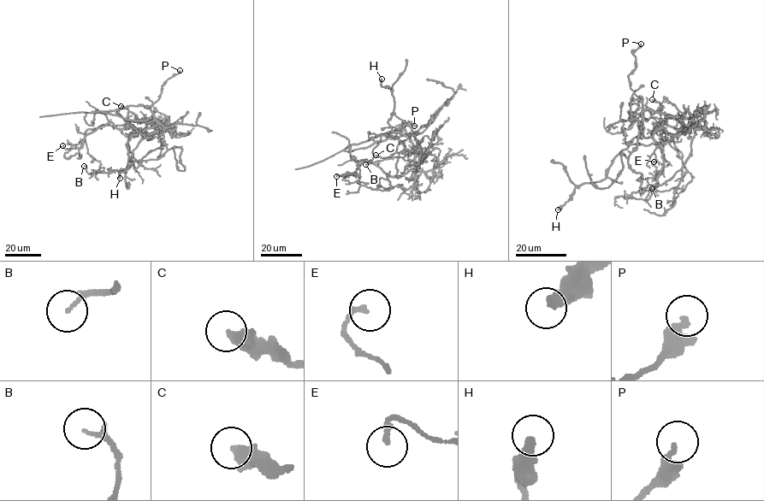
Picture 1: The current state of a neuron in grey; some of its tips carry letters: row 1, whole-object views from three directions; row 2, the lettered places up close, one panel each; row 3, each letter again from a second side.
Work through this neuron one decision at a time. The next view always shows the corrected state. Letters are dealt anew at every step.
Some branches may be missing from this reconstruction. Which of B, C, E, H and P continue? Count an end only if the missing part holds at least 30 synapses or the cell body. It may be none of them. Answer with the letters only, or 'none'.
none

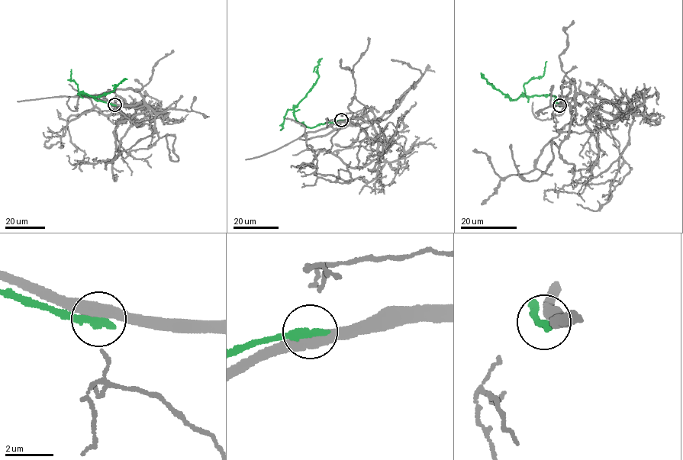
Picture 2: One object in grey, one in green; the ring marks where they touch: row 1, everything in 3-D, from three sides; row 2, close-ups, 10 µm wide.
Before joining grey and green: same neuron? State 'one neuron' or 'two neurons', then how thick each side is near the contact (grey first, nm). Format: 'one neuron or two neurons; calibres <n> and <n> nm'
two neurons; calibres 480 and 360 nm

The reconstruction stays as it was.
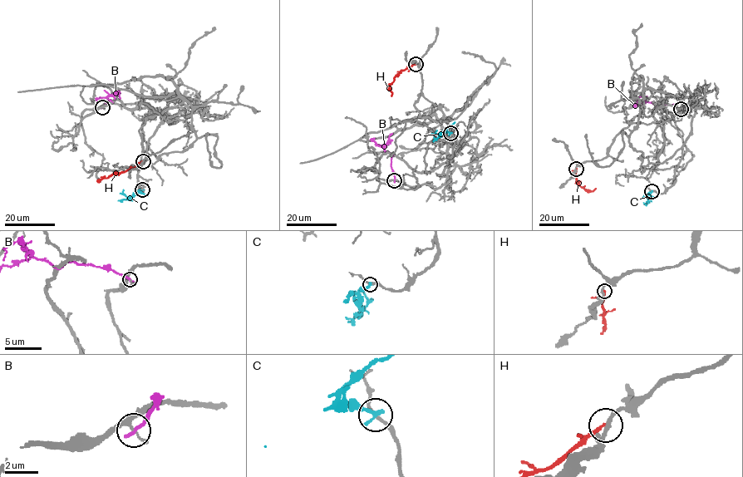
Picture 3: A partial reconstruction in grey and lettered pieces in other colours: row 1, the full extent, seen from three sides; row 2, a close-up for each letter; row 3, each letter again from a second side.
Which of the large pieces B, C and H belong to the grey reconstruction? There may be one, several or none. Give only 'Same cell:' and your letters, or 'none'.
Same cell: none

